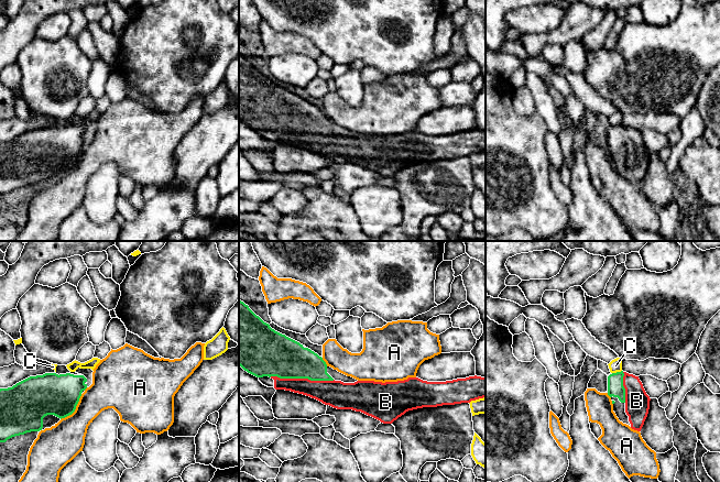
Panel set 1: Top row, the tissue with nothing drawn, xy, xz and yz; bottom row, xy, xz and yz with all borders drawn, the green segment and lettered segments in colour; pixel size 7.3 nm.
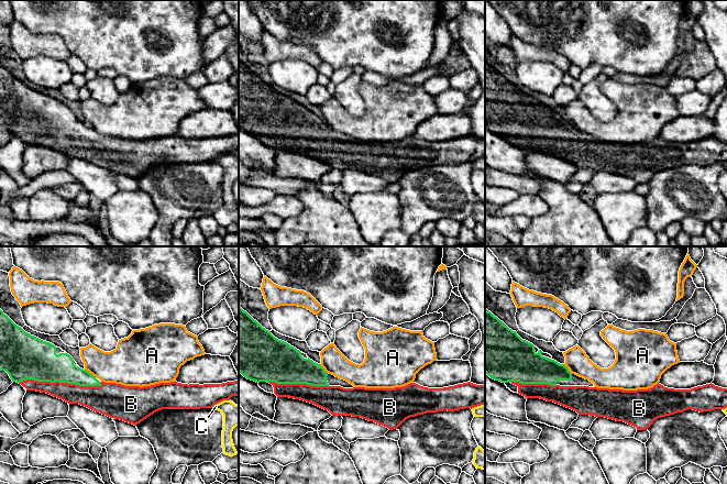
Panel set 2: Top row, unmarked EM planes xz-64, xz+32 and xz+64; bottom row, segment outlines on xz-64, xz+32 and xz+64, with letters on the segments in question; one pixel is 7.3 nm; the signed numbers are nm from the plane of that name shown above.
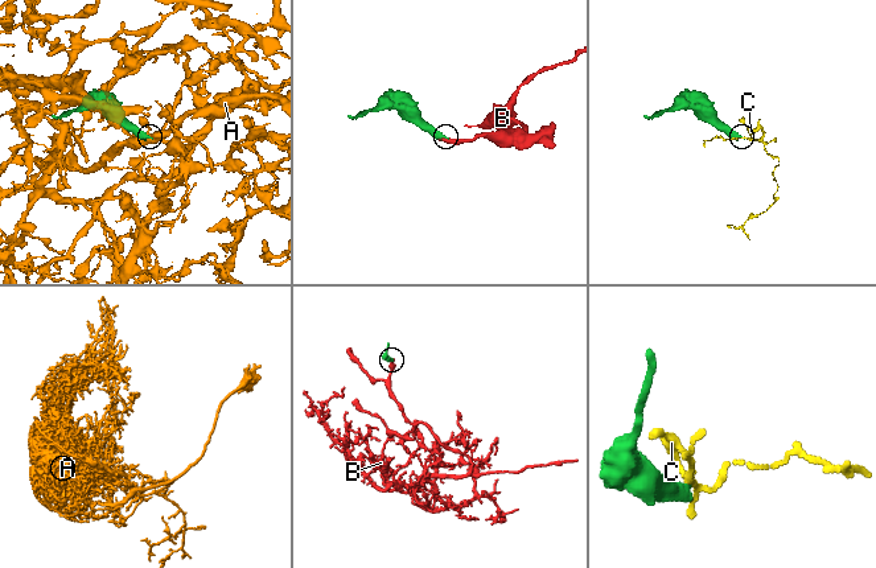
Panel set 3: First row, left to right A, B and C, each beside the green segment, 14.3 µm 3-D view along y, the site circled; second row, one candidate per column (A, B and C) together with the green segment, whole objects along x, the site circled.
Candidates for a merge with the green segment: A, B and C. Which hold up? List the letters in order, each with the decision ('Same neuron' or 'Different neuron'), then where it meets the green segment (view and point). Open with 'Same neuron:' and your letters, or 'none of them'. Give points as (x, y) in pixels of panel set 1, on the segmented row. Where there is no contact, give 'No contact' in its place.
Same neuron: B
A: Different neuron. Touches green at xy (75, 408)
B: Same neuron. Touches green at xz (302, 378)
C: Different neuron. Touches green at yz (617, 372)

